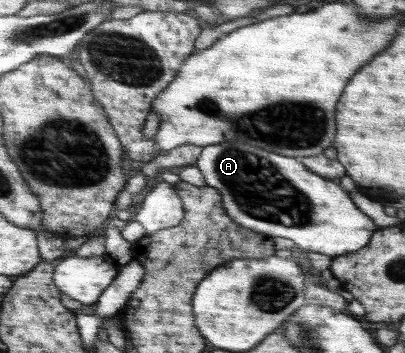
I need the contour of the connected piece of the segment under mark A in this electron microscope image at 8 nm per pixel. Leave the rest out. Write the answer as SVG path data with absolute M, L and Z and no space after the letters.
M225 141L202 148L195 166L203 173L206 185L219 191L223 207L235 223L257 233L291 239L303 251L316 252L331 258L357 252L369 245L371 235L377 231L377 225L353 205L347 191L343 191L332 179L309 171L298 158L285 157L244 143Z

